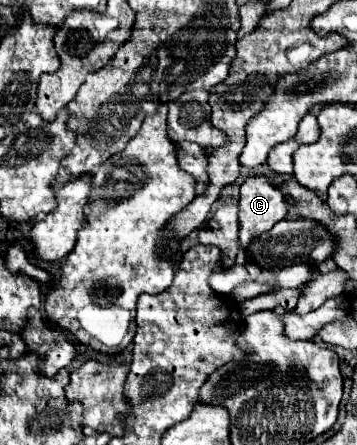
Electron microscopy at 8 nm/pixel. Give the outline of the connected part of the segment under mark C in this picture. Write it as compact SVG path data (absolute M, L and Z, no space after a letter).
M253 176L251 180L253 182L245 178L239 188L239 240L247 256L251 236L271 230L273 224L283 220L287 214L283 194L271 178Z

